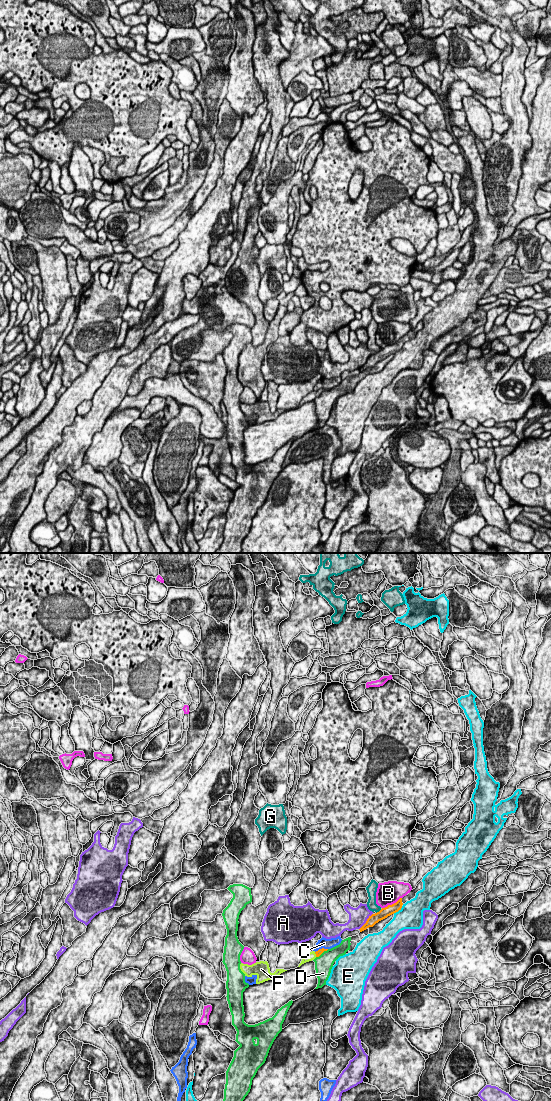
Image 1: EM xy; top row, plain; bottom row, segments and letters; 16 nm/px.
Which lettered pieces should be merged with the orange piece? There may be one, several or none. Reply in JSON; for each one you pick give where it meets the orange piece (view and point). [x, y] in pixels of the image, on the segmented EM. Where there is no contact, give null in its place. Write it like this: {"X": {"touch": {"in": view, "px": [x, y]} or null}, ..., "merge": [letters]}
{"F": {"touch": {"in": "xy", "px": [315, 953]}}, "merge": ["F"]}

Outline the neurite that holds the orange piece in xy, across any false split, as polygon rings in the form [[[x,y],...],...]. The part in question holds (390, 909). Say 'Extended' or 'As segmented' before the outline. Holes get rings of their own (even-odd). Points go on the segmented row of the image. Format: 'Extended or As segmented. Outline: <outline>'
Extended. Outline: [[[420,881],[417,884],[416,888],[411,890],[408,895],[404,896],[403,898],[400,898],[396,903],[388,905],[387,907],[382,908],[379,912],[369,916],[366,923],[359,929],[360,932],[366,930],[369,927],[373,927],[379,921],[401,910],[402,905],[405,904],[407,901],[410,901],[411,899],[415,898],[416,893],[422,889],[423,889],[423,882]]]

